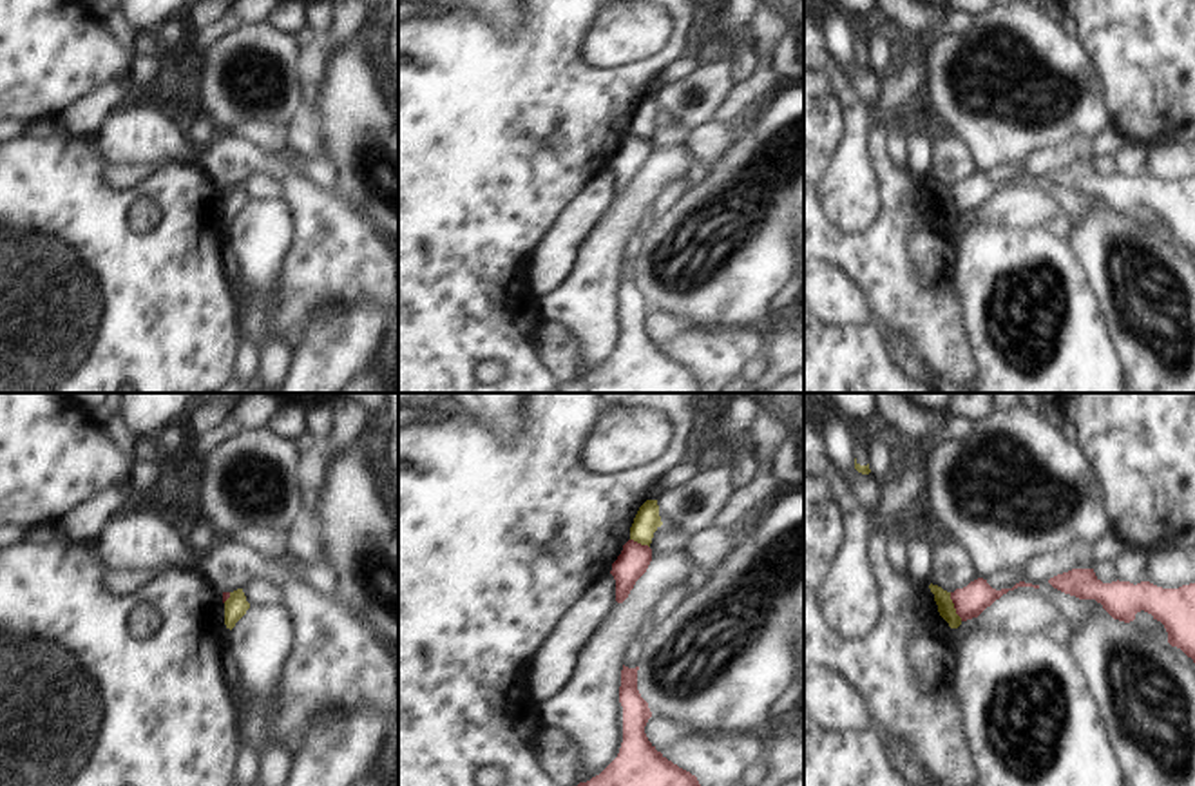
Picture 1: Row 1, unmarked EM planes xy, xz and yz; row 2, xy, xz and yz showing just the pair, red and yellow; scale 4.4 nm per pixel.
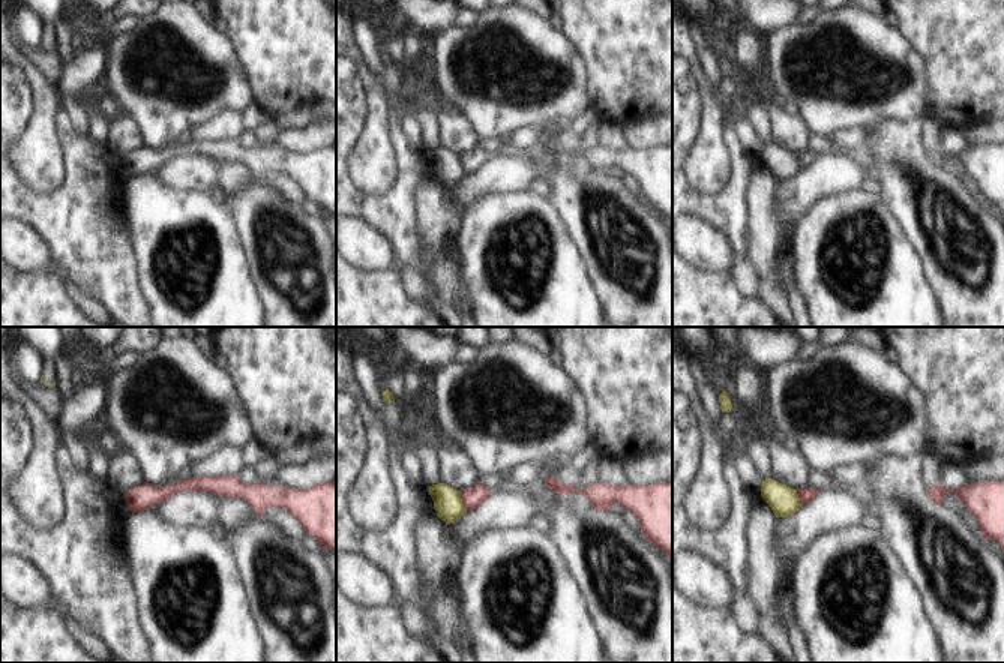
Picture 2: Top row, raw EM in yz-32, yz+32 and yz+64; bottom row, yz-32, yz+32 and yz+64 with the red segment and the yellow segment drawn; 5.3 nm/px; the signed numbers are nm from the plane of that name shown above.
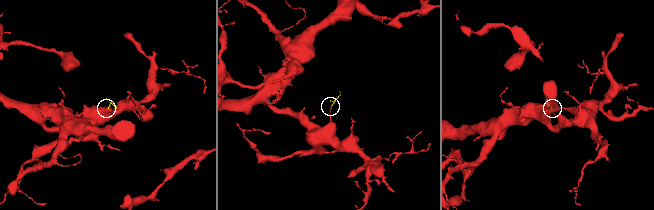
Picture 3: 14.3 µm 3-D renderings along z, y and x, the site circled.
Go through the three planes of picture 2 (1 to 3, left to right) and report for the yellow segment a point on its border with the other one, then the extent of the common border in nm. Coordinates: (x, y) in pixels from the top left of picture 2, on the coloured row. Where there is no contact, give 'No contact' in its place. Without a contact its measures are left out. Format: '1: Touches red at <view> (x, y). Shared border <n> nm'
1: No contact
2: Touches red at yz+32 (462, 501). Shared border 120 nm
3: Touches red at yz+64 (799, 497). Shared border 80 nm

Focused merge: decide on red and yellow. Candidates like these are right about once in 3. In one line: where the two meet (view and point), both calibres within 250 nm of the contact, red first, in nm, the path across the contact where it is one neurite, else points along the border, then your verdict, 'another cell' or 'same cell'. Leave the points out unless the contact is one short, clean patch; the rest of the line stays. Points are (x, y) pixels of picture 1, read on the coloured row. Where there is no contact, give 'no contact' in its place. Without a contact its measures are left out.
contact yz (955, 607); calibres 140 and 80 nm; border yz (949, 593), (955, 613), (962, 620); another cell

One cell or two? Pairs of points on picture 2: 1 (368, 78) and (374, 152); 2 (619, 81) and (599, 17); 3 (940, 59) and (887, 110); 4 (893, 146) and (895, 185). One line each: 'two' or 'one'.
1: one
2: one
3: two
4: one

